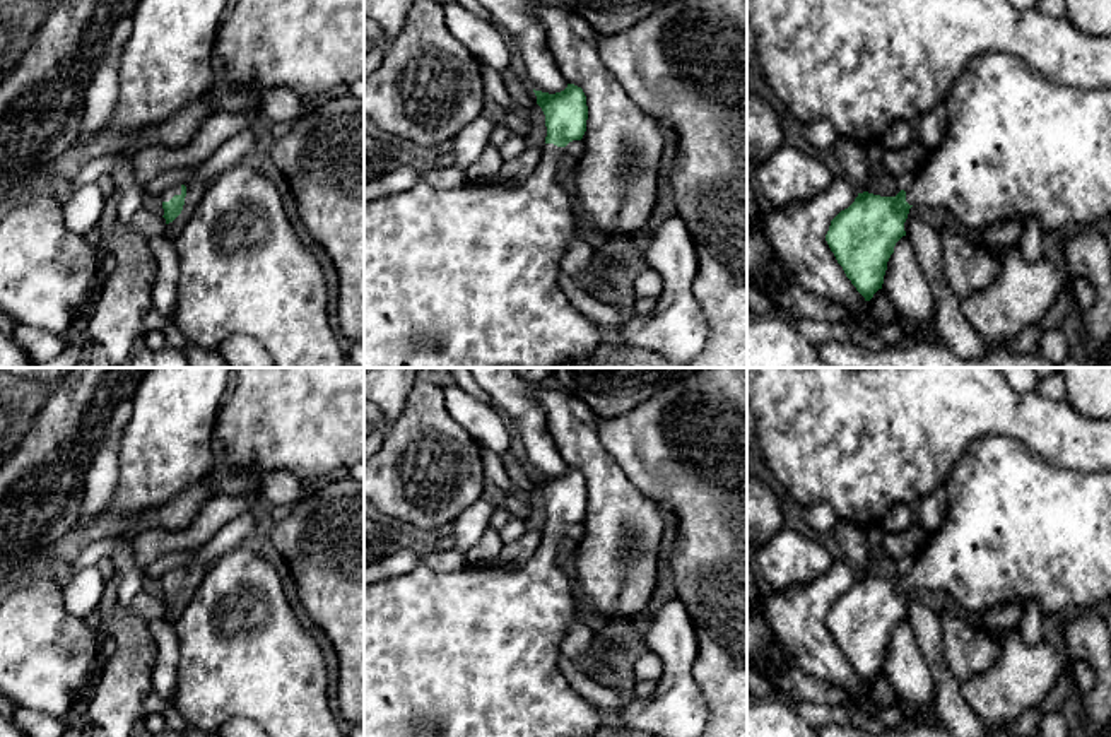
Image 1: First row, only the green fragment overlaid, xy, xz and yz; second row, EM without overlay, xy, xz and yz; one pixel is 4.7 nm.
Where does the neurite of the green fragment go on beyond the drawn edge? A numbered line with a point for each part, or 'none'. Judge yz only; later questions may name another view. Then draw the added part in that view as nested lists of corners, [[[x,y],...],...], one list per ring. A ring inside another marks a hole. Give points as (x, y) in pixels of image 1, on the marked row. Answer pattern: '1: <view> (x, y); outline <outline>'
1: yz (1017, 146); outline [[[981,53],[954,80],[943,106],[945,137],[914,174],[914,183],[906,192],[909,205],[942,207],[967,229],[981,233],[1014,217],[1022,224],[1038,217],[1044,238],[1063,238],[1111,215],[1111,87],[1061,87],[1048,82],[1017,56]]]

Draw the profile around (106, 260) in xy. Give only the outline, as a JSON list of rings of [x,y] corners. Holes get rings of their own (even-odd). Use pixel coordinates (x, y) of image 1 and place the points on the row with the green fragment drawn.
[[[108,248],[106,253],[99,255],[99,270],[96,274],[96,279],[92,280],[92,298],[89,301],[89,306],[82,311],[82,316],[85,316],[87,320],[92,315],[92,310],[96,306],[94,294],[103,292],[103,284],[108,279],[108,275],[115,270],[115,267],[116,267],[116,258]]]

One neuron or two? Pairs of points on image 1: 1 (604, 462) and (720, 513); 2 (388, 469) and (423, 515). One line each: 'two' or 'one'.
1: two
2: one

